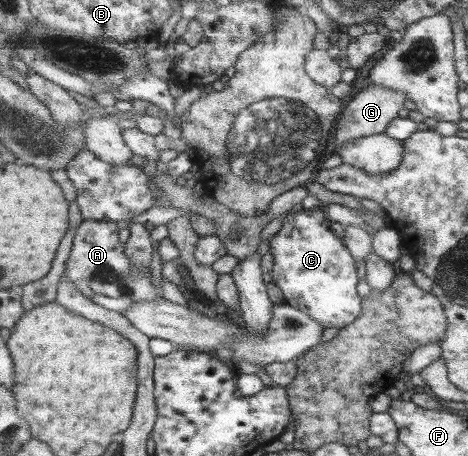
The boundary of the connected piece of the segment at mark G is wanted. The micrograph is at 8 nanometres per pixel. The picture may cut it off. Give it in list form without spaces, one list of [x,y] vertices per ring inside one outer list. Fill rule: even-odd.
[[[369,84],[364,91],[355,95],[346,105],[345,112],[341,115],[341,120],[338,122],[334,154],[339,155],[341,148],[345,148],[345,143],[348,140],[385,133],[392,121],[399,118],[399,112],[405,108],[407,99],[408,96],[401,91],[381,85]]]

